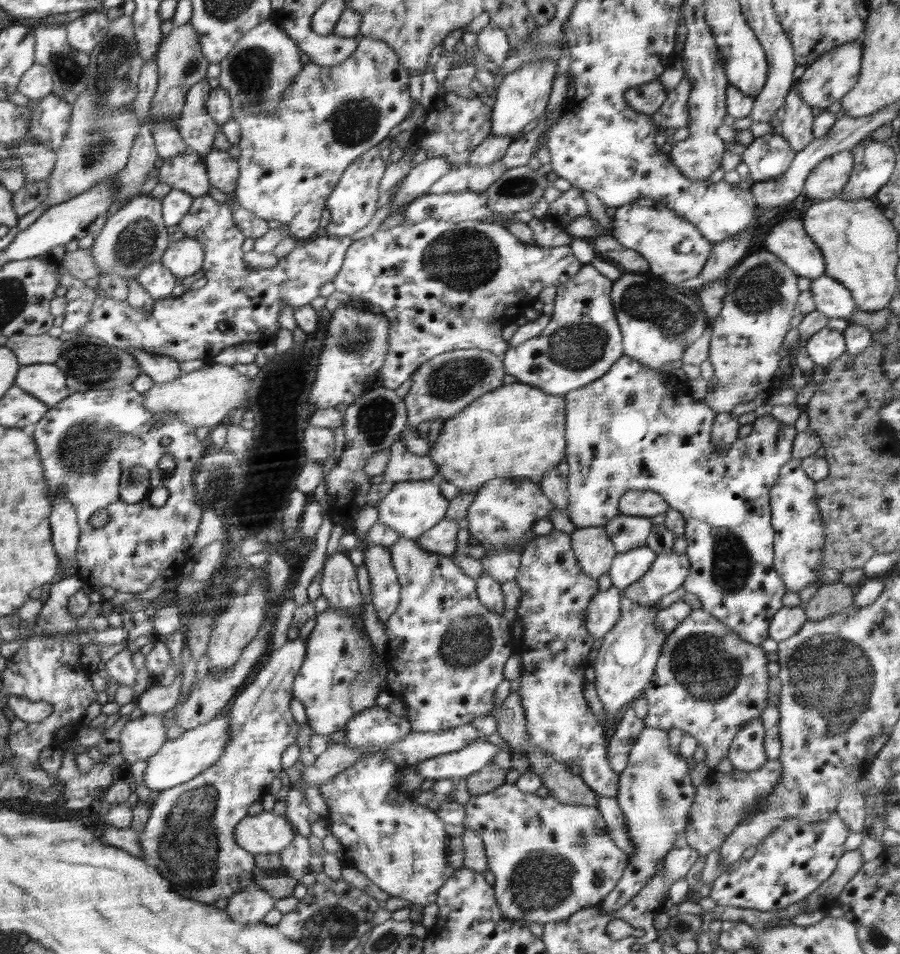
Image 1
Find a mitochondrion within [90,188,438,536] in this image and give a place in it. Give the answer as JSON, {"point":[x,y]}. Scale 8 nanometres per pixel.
{"point":[136,243]}

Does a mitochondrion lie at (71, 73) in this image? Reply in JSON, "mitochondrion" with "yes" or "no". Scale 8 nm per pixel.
{"mitochondrion":"yes"}

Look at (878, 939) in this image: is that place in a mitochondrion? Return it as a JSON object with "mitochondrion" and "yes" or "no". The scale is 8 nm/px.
{"mitochondrion":"yes"}

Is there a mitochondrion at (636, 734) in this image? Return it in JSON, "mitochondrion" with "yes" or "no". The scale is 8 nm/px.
{"mitochondrion":"no"}

